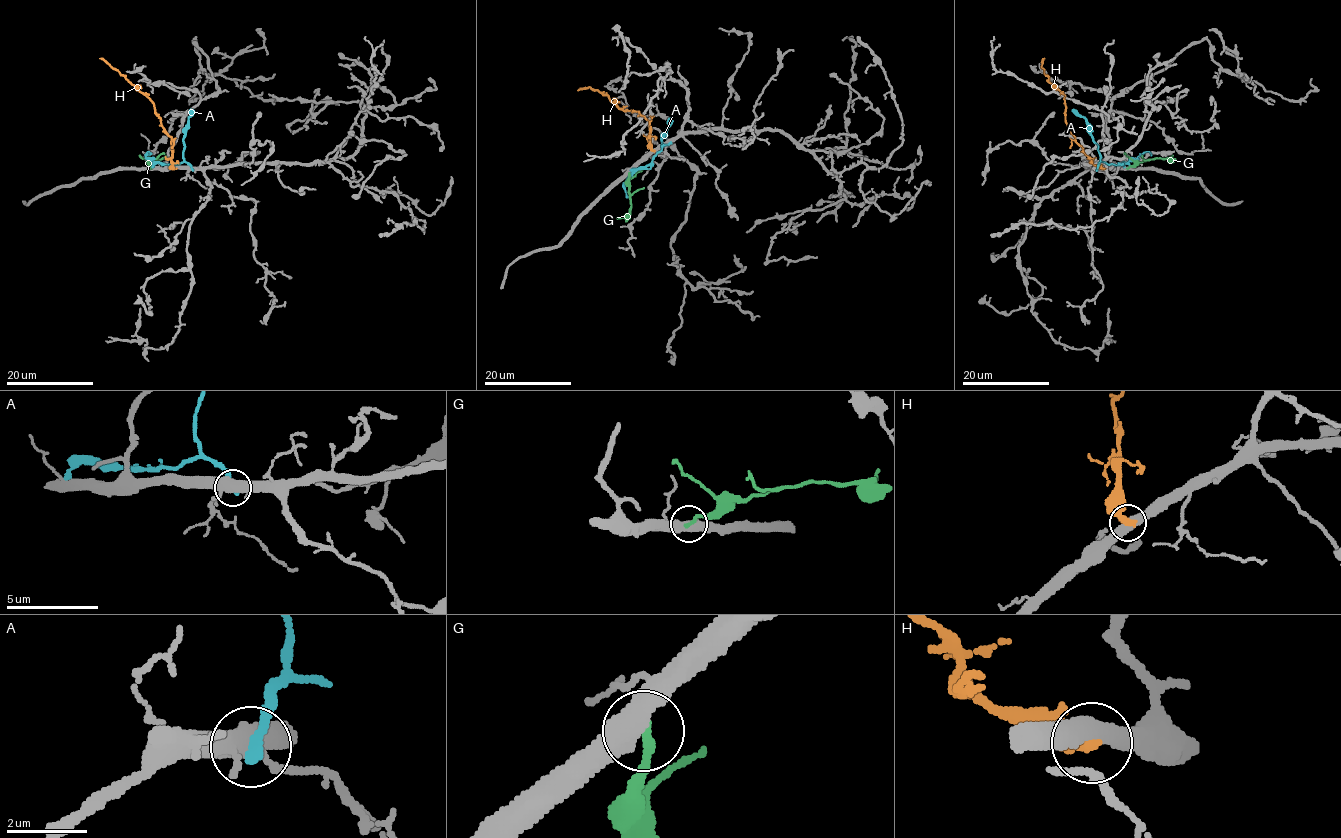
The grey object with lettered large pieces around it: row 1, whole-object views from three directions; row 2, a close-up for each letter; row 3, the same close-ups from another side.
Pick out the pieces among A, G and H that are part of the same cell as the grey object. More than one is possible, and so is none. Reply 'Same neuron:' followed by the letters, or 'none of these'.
Same neuron: none of these

